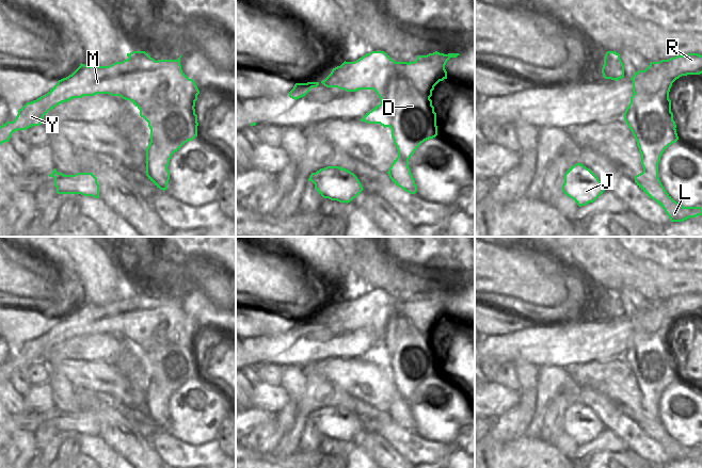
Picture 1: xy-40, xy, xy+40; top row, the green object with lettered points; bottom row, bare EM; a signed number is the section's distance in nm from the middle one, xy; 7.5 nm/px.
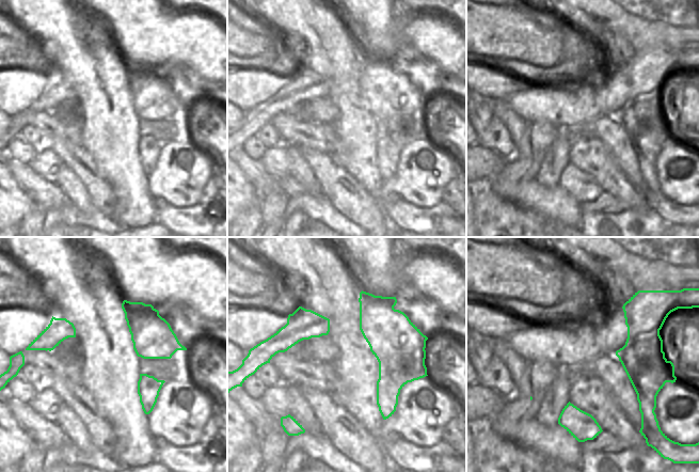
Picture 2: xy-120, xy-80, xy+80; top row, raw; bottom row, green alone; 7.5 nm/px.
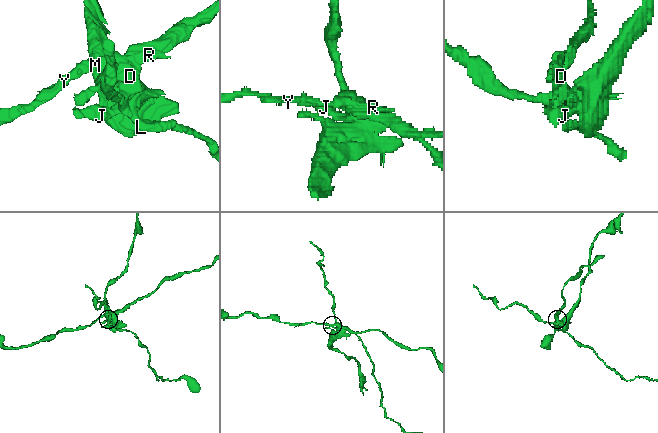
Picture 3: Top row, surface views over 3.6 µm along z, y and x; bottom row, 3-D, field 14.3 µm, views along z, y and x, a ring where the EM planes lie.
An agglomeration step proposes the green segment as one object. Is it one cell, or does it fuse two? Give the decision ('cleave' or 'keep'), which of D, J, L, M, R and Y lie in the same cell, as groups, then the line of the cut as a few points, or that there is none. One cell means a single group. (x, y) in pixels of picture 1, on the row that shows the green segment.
cleave; D J L M Y / R; cut in xy along (397, 65), (411, 83), (415, 82), (421, 87), (433, 87)

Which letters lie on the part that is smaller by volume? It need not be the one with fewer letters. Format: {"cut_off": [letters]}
{"cut_off": ["R"]}

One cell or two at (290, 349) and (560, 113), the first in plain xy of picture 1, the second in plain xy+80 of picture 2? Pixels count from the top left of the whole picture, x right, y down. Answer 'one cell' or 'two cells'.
one cell

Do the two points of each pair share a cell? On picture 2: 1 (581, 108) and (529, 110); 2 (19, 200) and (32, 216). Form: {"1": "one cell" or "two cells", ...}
{"1": "one cell", "2": "two cells"}

